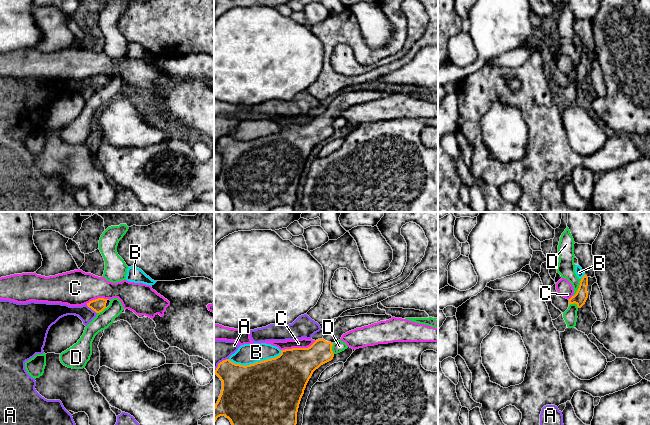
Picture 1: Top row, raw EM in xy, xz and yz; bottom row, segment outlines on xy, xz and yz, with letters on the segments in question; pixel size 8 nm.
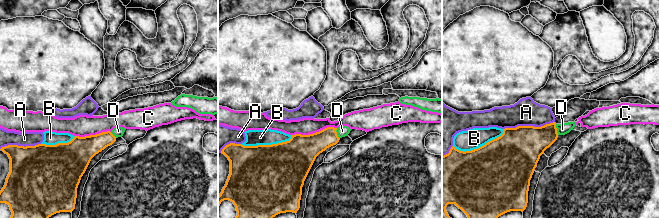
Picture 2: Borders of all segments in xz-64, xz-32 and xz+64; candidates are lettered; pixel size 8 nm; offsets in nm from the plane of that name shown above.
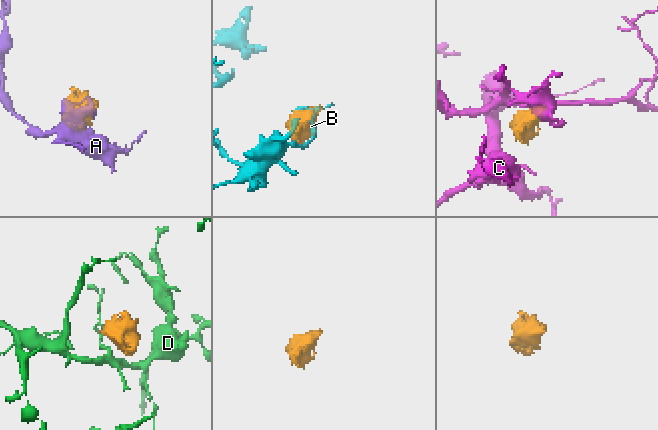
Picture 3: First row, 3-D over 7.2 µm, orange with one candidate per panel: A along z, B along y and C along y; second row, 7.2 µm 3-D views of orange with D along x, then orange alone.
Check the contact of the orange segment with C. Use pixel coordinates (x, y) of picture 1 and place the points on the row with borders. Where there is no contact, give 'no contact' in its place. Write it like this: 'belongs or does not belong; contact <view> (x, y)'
does not belong; contact xz (298, 348)

